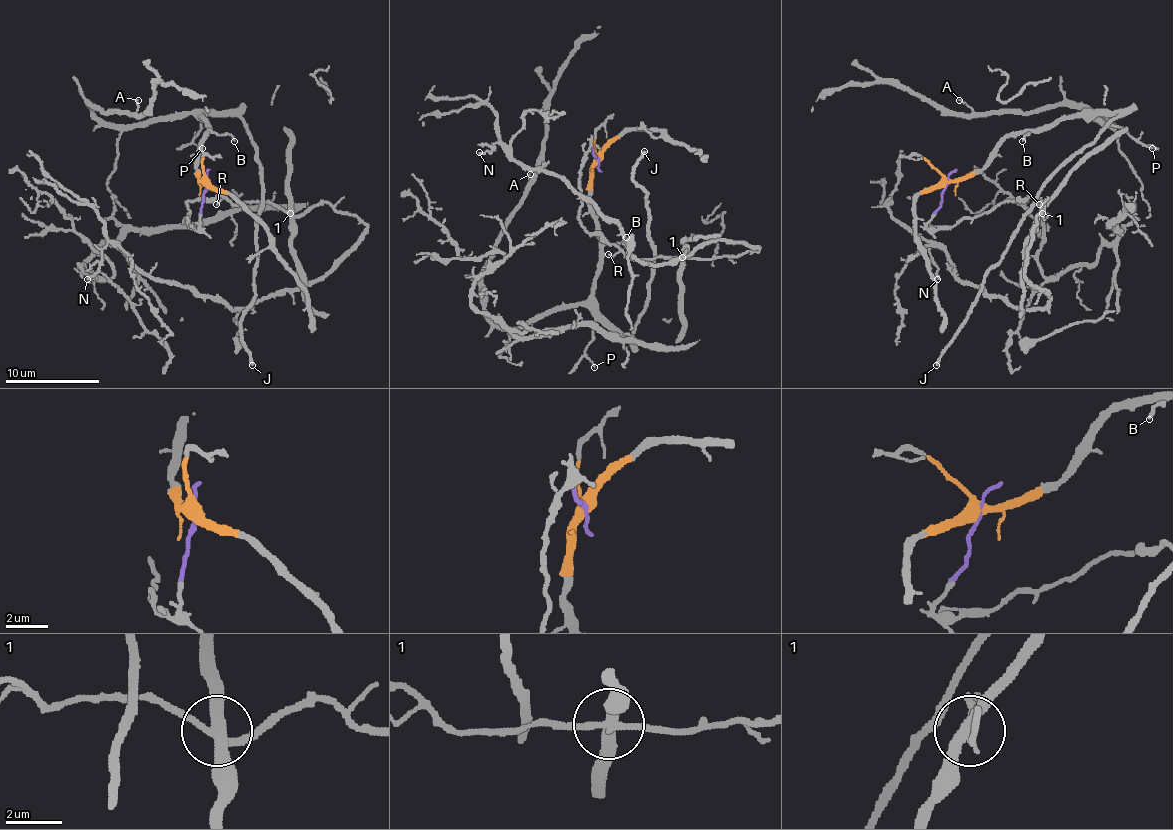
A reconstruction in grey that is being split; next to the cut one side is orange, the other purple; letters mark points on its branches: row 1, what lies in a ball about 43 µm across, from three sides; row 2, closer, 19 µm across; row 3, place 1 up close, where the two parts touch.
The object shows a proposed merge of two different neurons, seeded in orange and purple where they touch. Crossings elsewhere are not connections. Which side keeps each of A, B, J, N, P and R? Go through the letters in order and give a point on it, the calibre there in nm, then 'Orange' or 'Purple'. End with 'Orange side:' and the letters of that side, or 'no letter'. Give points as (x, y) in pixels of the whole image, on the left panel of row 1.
A: Place: (138, 100). Thickness 90 nm. Orange
B: Place: (234, 141). Thickness 130 nm. Orange
J: Place: (252, 365). Thickness 240 nm. Orange
N: Place: (87, 279). Thickness 160 nm. Purple
P: Place: (202, 148). Thickness 100 nm. Orange
R: Place: (216, 204). Thickness 110 nm. Purple
Orange side: A, B, J, P

